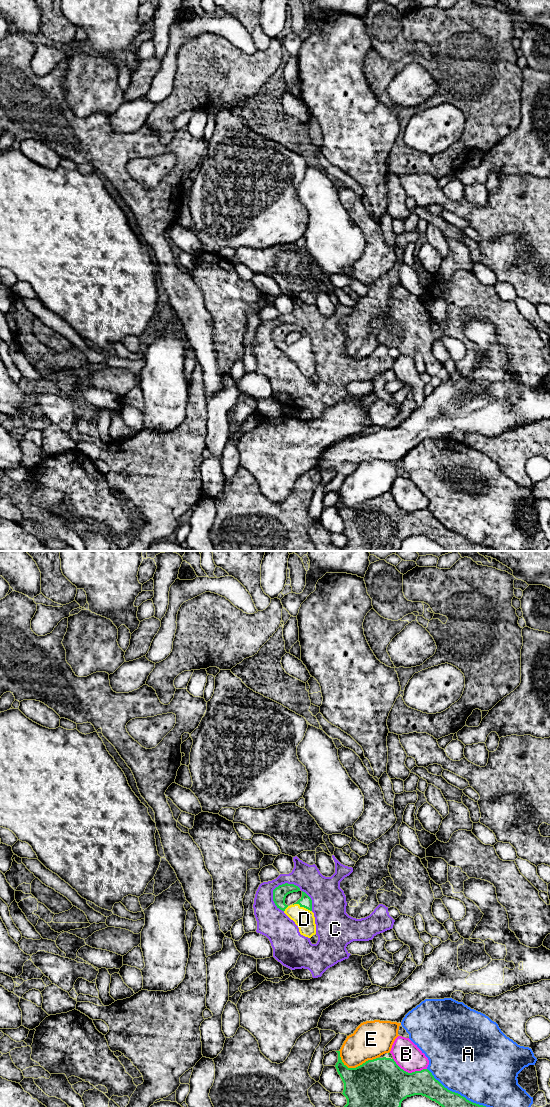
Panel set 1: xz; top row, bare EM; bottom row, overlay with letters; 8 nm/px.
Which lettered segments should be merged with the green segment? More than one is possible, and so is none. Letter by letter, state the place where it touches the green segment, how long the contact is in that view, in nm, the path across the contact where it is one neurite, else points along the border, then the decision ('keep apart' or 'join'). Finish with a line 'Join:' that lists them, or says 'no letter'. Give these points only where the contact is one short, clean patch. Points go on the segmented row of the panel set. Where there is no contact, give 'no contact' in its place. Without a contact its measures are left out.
A: contact xz (456, 1093); length 550 nm; keep apart
B: contact xz (409, 1073); length 280 nm; keep apart
C: contact xz (279, 885); length 260 nm; keep apart
D: contact xz (302, 906); length 170 nm; join
E: contact xz (354, 1068); length 320 nm; keep apart
Join: D

